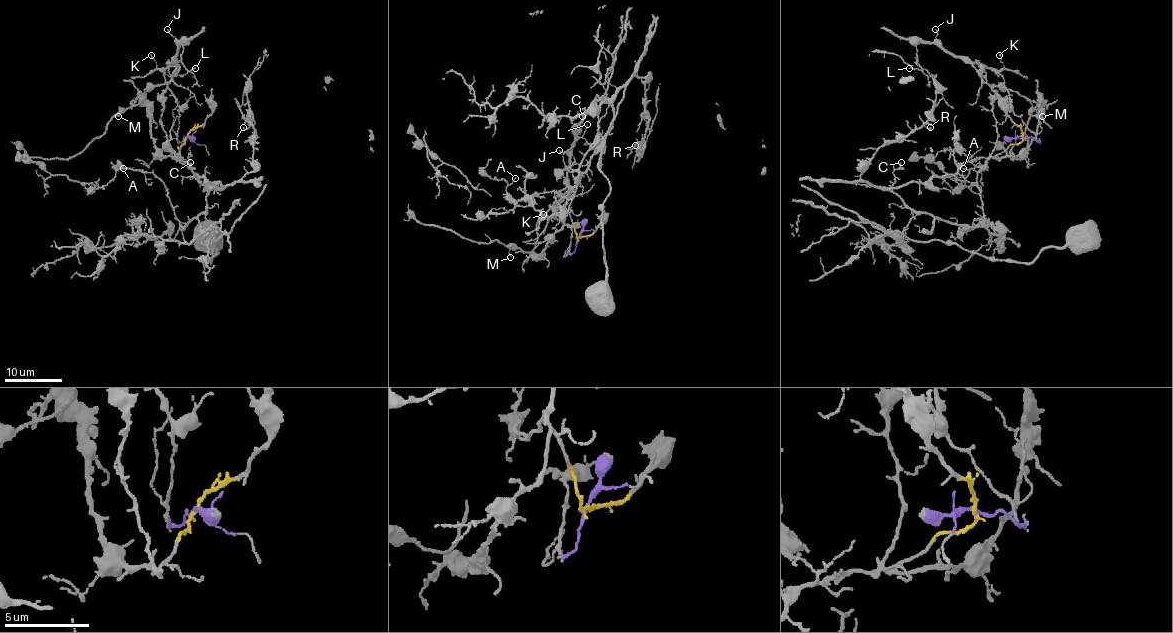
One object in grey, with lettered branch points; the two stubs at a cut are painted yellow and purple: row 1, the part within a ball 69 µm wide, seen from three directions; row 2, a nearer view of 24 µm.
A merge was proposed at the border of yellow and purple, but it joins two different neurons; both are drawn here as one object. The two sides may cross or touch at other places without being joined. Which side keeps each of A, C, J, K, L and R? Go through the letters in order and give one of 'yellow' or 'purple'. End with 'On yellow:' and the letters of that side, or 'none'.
A: yellow
C: yellow
J: purple
K: purple
L: purple
R: yellow
On yellow: A, C, R

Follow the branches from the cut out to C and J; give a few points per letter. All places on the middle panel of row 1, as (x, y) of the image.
C: (577, 238), (566, 195), (612, 124), (612, 107), (599, 104), (585, 108), (582, 115)
J: (577, 238), (576, 247), (569, 251), (572, 228), (556, 217), (569, 165), (569, 153), (559, 150)

